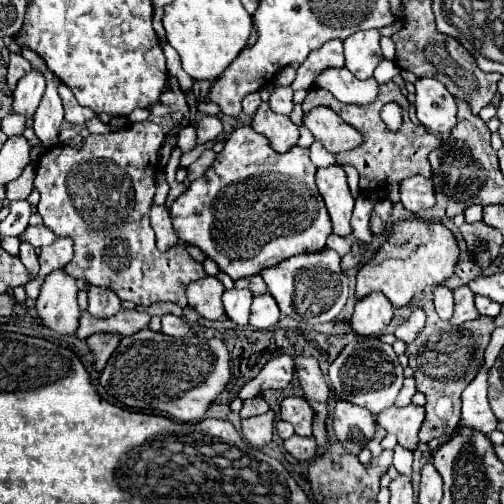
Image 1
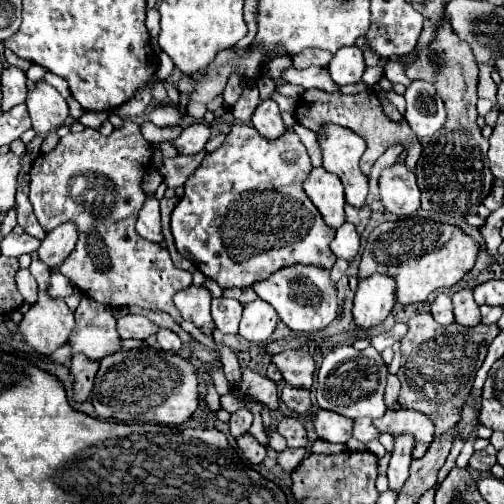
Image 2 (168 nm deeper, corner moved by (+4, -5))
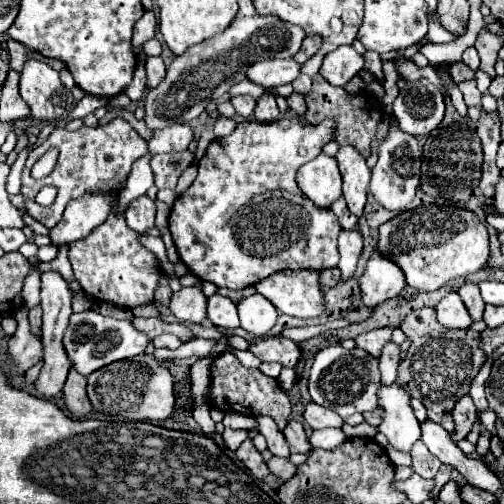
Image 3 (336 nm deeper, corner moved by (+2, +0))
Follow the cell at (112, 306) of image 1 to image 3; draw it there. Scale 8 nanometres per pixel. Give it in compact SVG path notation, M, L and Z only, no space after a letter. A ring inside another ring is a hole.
M92 309L82 311L82 313L72 313L70 325L68 325L66 335L64 335L66 353L68 353L74 369L82 375L90 375L96 369L100 369L104 365L110 365L118 359L132 359L134 355L144 353L148 341L150 339L144 333L136 331L130 325L130 321L118 321L114 317L100 315Z

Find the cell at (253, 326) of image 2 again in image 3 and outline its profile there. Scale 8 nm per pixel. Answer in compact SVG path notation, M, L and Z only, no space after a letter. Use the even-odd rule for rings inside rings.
M260 293L242 299L238 303L238 313L240 313L240 327L260 339L270 333L270 329L276 325L278 319L278 309L274 309L274 305Z

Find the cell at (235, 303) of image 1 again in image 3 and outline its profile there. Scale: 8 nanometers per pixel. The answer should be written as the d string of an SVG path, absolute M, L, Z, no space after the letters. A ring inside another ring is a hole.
M218 293L208 297L208 319L216 327L222 327L222 329L236 329L236 327L240 327L236 303L230 301L228 297L218 295Z

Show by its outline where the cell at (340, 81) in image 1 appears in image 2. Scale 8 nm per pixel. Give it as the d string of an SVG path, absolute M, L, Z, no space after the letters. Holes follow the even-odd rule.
M290 66L282 70L280 78L288 84L300 84L304 88L320 88L328 92L338 92L338 84L332 82L332 78L328 78L328 70L318 68L318 66L312 66L306 70L296 70L294 66Z

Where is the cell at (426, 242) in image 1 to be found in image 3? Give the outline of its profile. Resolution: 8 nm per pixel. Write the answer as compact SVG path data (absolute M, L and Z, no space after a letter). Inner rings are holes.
M422 205L422 207L416 207L416 209L404 211L398 217L380 225L380 237L378 237L376 251L382 253L382 257L394 261L402 269L402 273L406 277L406 283L410 287L414 287L418 291L436 291L442 285L446 285L448 281L452 281L456 277L472 275L486 265L486 259L488 259L488 253L490 253L488 231L474 217L476 215L466 211L466 209L448 209L448 207L436 207L436 205ZM454 217L458 217L460 221L454 223Z

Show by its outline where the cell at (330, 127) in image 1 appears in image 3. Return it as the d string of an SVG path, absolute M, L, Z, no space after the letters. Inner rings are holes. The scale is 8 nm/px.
M342 145L336 153L336 161L344 179L344 199L350 211L360 217L370 187L370 169L366 165L366 159L352 145Z

